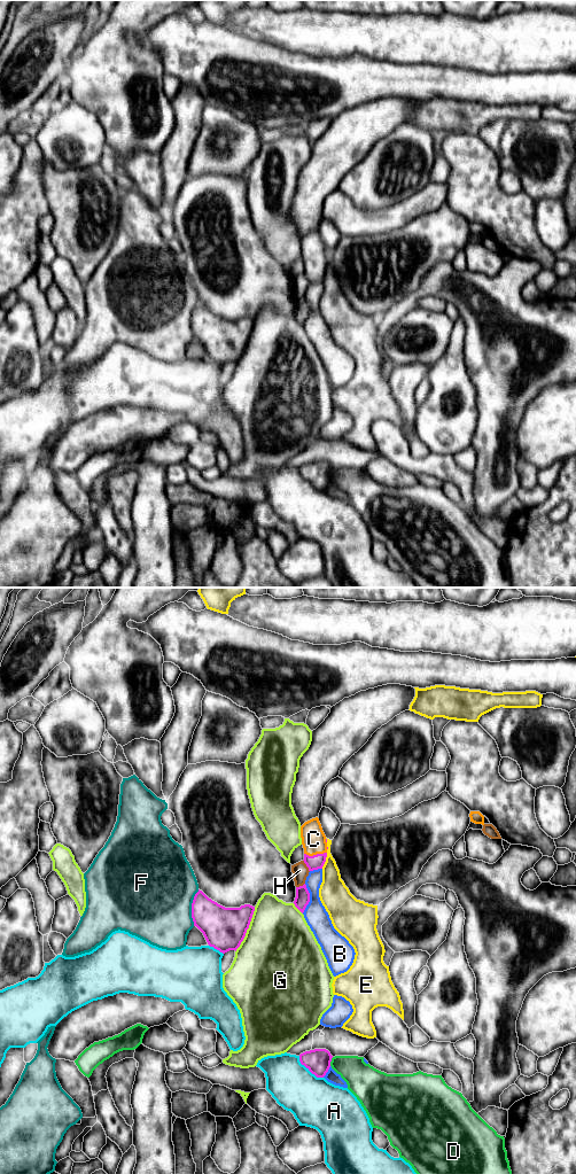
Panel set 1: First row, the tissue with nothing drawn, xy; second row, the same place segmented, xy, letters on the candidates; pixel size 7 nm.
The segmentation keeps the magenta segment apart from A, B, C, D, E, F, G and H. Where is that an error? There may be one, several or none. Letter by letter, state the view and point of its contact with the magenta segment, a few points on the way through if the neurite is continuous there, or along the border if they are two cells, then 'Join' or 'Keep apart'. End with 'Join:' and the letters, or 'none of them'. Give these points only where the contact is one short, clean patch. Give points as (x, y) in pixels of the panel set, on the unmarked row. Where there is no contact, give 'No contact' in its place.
A: Touches magenta at xy (309, 482). Keep apart
B: Touches magenta at xy (309, 311). Keep apart
C: Touches magenta at xy (314, 267). Boundary: xy (326, 264), (312, 267), (304, 266). Keep apart
D: Touches magenta at xy (331, 473). Keep apart
E: Touches magenta at xy (325, 273). Keep apart
F: Touches magenta at xy (192, 320). Keep apart
G: Touches magenta at xy (247, 341). Keep apart
H: Touches magenta at xy (306, 278). Keep apart
Join: none of them

